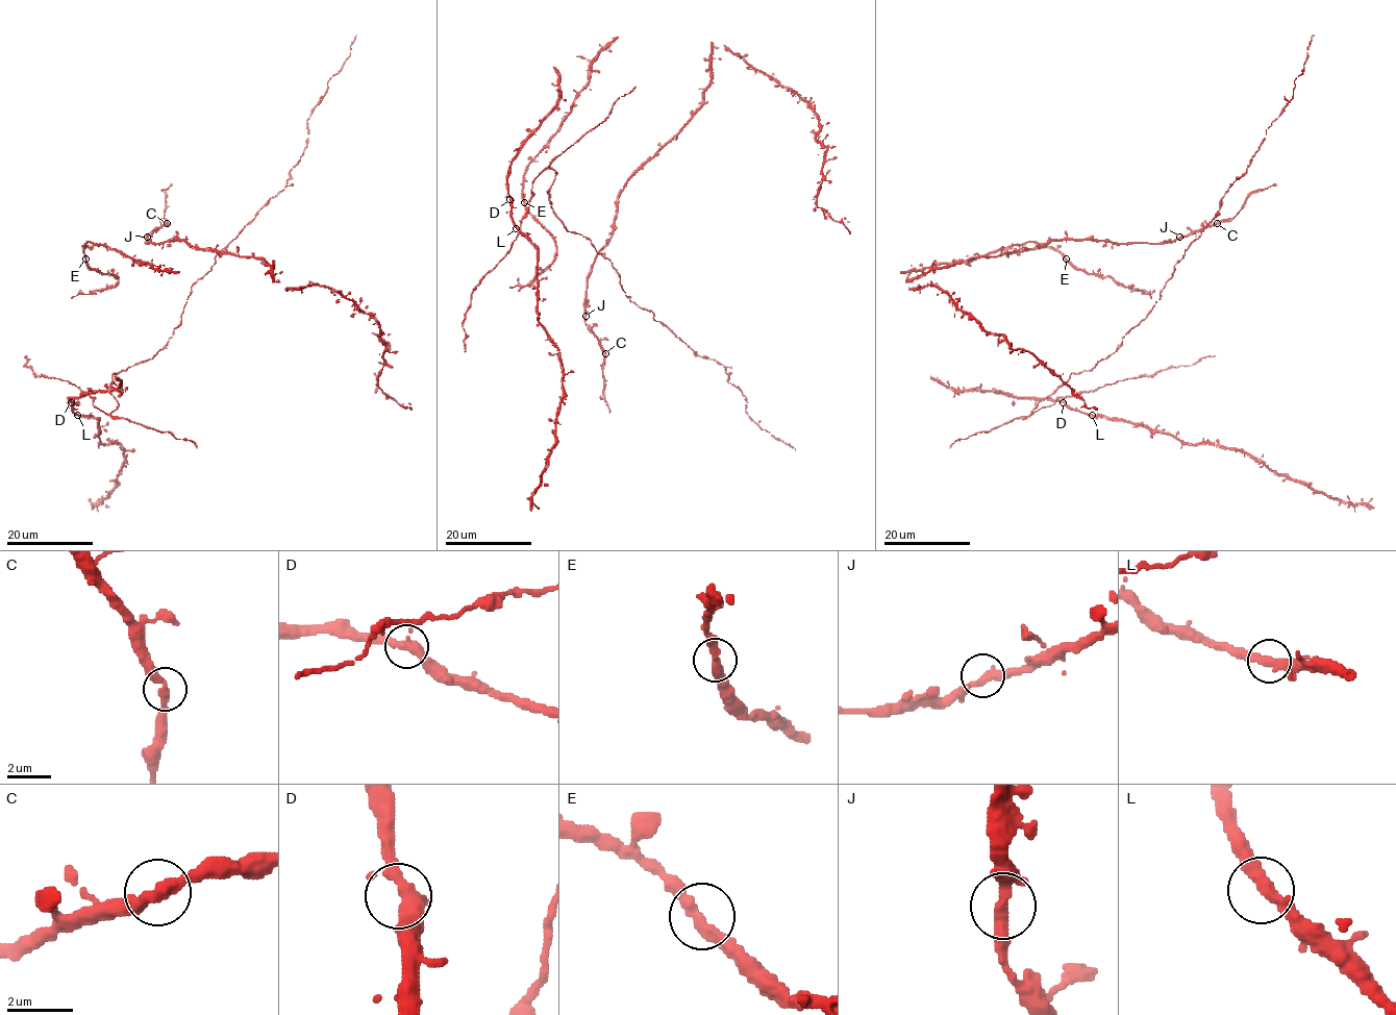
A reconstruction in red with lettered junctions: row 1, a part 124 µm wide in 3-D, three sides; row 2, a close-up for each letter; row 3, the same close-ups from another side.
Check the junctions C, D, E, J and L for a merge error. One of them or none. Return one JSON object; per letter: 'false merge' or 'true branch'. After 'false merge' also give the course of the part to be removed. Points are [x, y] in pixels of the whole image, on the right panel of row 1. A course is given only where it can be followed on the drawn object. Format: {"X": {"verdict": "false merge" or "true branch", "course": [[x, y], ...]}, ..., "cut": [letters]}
{"C": {"verdict": "true branch"}, "D": {"verdict": "true branch"}, "E": {"verdict": "true branch"}, "J": {"verdict": "true branch"}, "L": {"verdict": "true branch"}, "cut": []}

